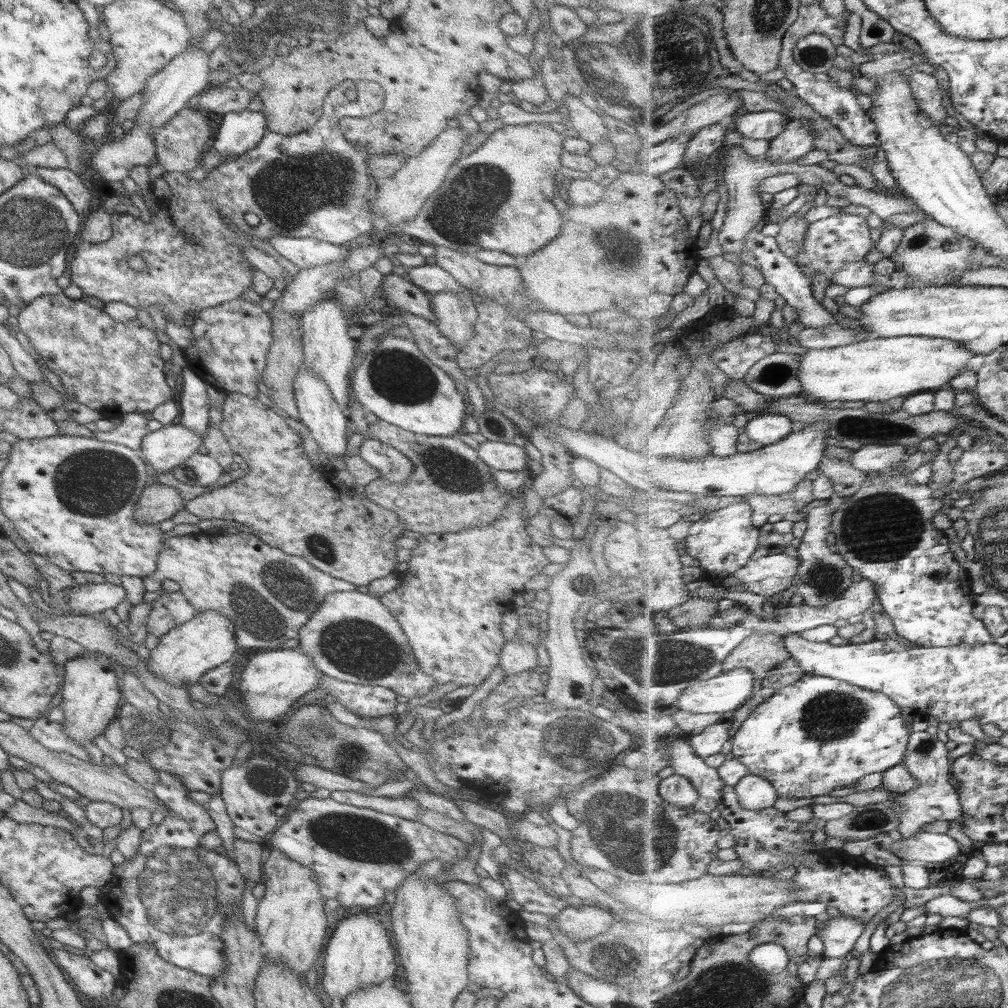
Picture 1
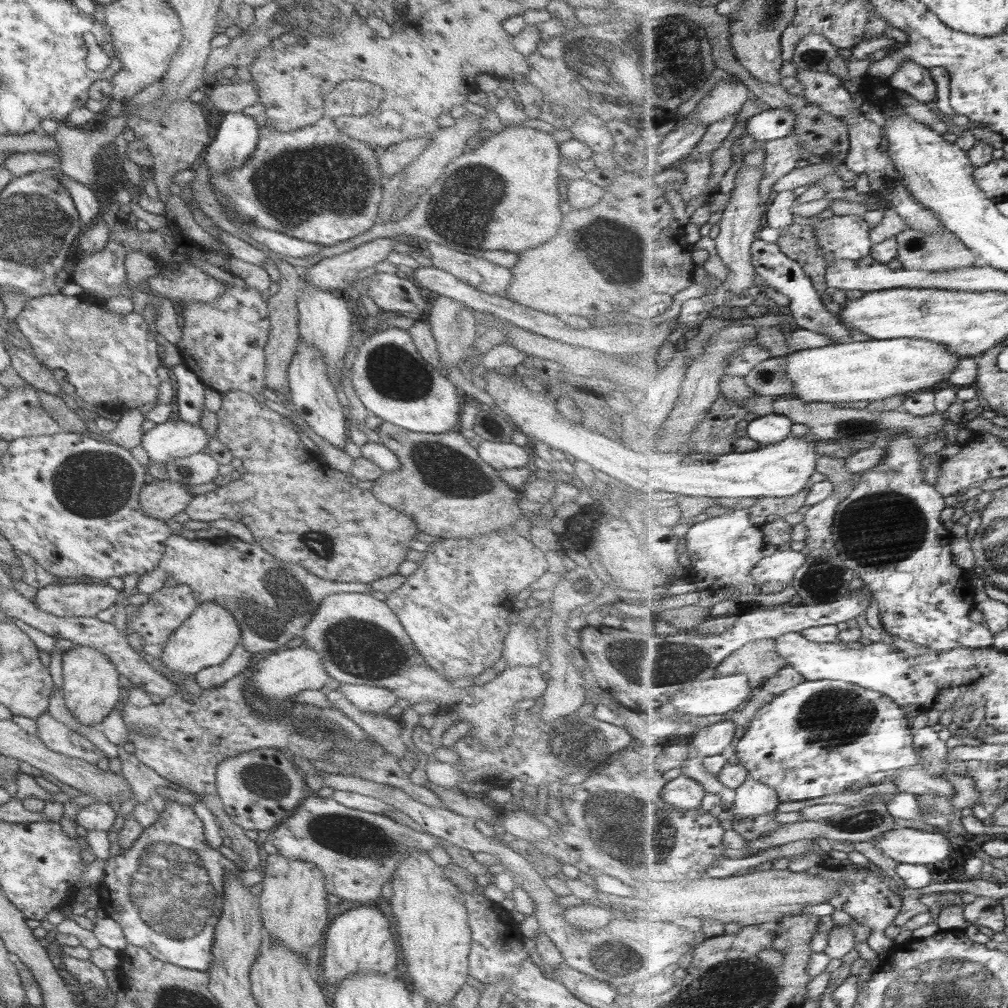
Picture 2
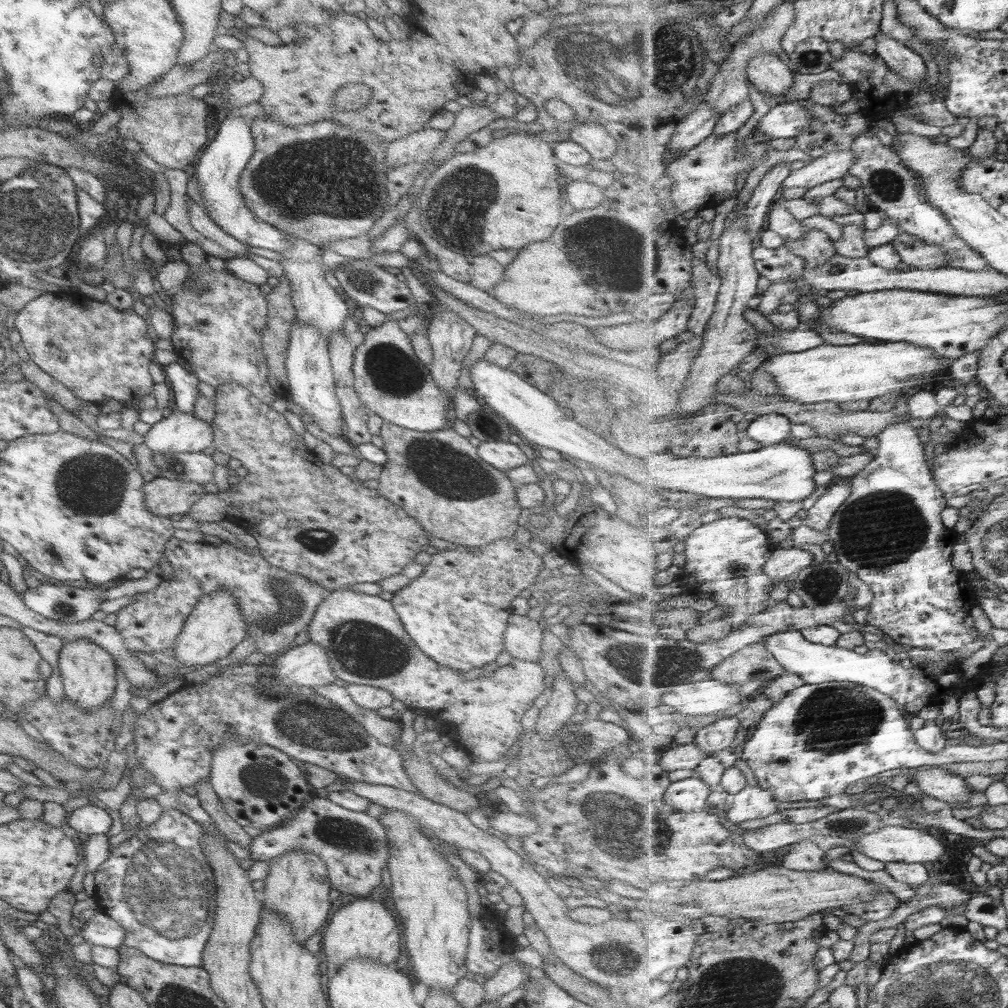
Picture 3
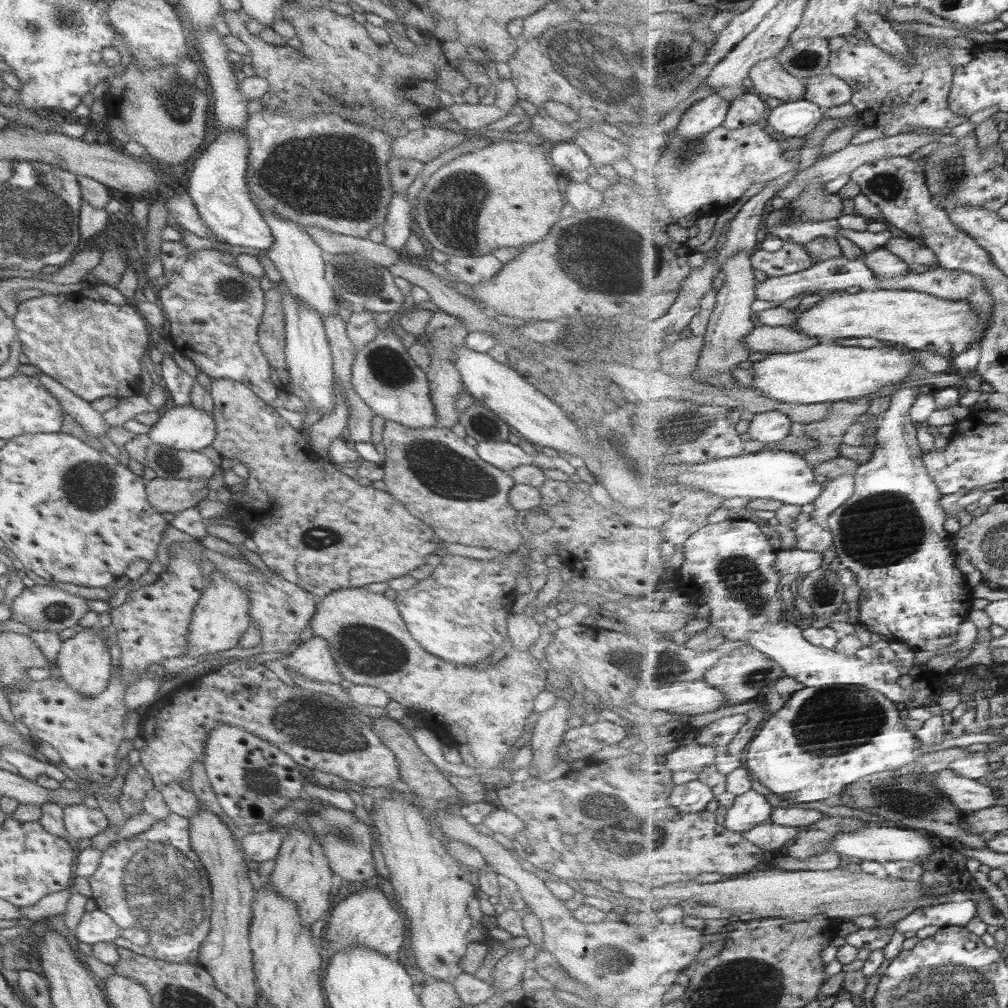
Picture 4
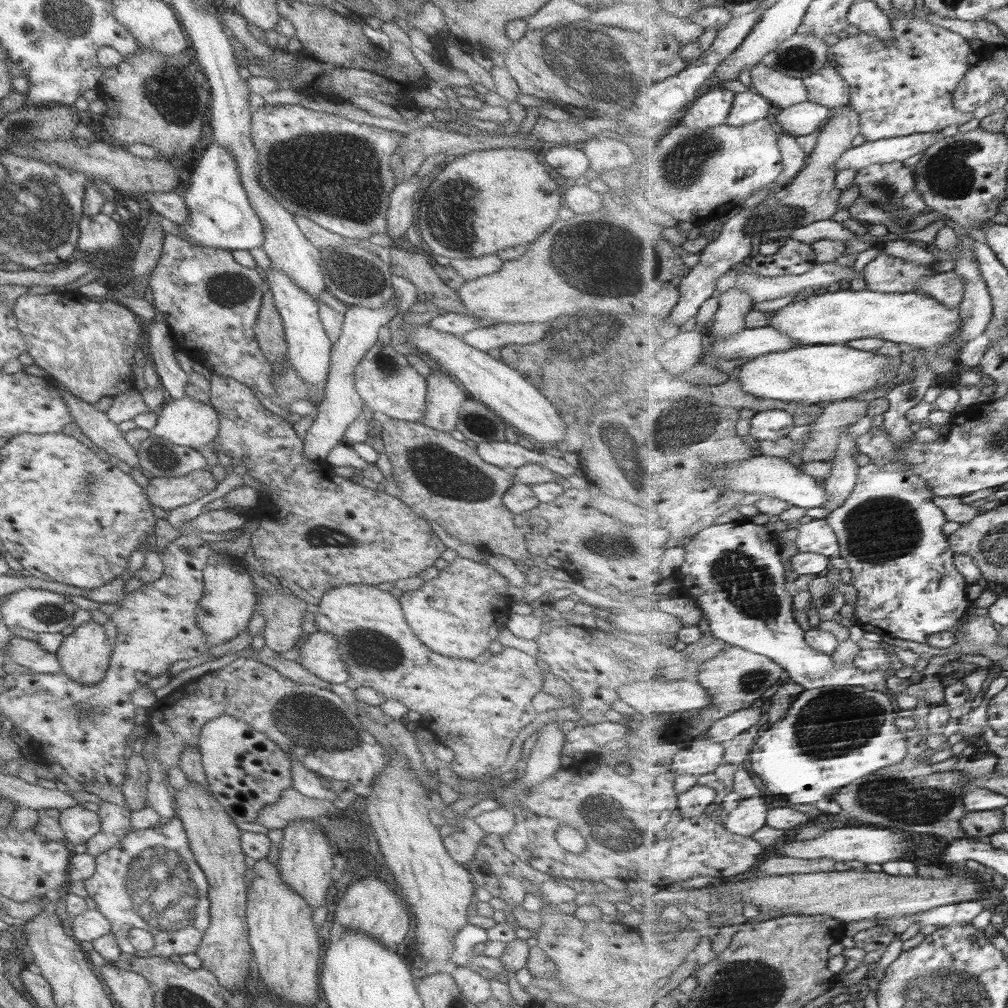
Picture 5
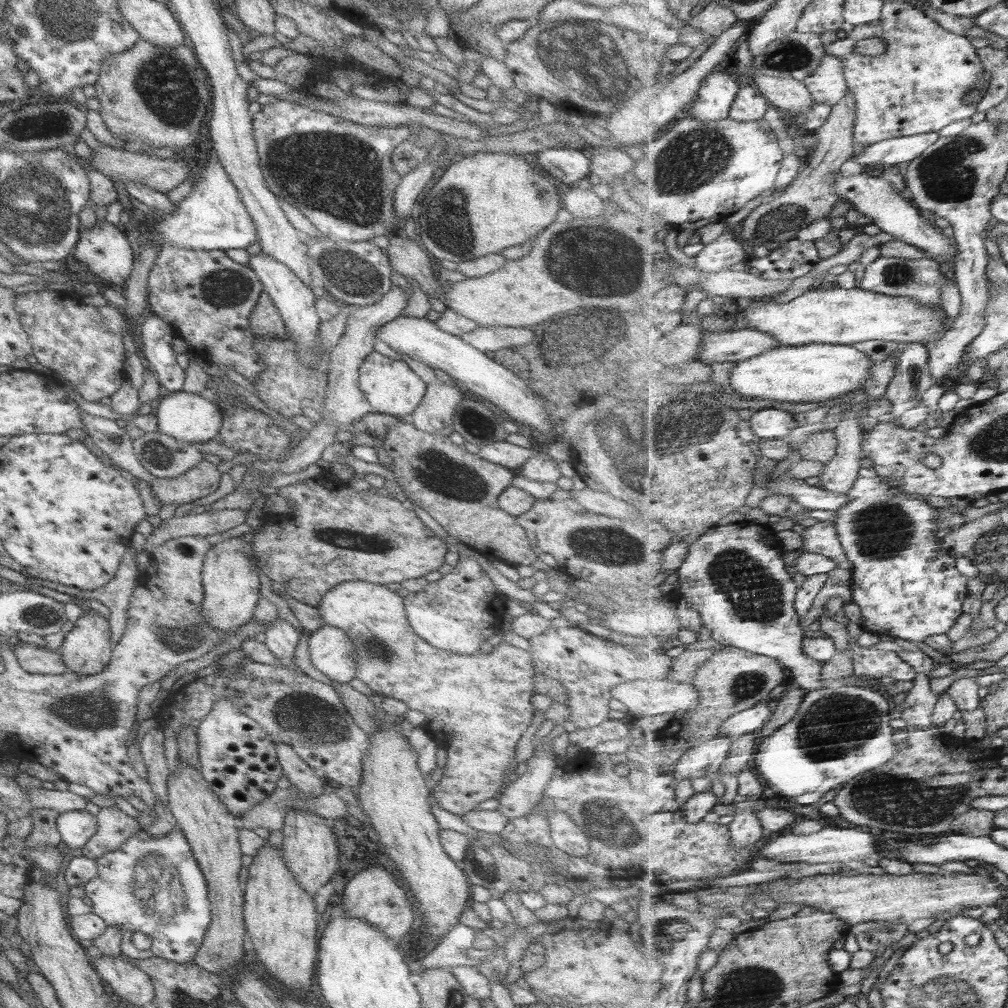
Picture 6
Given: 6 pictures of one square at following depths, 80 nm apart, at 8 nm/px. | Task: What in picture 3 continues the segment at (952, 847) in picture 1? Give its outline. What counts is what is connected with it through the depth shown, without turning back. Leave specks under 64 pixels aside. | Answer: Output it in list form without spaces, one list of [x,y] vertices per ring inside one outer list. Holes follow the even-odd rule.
[[[887,825],[877,832],[871,834],[863,834],[863,836],[852,840],[855,847],[854,851],[863,854],[870,859],[880,861],[884,864],[899,863],[920,863],[937,862],[945,856],[945,846],[943,842],[929,834],[923,827],[918,828],[902,828],[901,826]]]

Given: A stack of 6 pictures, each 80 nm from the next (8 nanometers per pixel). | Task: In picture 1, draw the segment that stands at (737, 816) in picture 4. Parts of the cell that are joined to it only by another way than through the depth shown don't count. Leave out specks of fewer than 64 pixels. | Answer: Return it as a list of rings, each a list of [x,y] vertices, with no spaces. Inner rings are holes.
[[[749,774],[737,784],[736,794],[739,796],[740,804],[747,810],[763,810],[771,808],[775,800],[780,798],[775,786],[761,776]]]

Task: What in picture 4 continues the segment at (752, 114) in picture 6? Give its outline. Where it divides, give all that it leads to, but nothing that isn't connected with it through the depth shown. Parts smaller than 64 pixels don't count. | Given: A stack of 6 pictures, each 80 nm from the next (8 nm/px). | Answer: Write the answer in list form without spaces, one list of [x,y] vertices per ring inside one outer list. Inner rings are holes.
[[[745,93],[731,103],[731,108],[722,126],[729,129],[743,128],[763,120],[768,105],[761,100],[759,93]]]

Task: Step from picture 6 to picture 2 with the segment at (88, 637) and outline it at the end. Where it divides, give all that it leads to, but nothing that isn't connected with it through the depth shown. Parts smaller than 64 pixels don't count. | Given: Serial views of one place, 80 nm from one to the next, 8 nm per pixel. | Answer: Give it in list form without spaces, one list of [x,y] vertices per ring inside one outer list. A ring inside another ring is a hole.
[[[75,645],[63,653],[61,660],[63,704],[79,724],[94,727],[110,713],[120,697],[119,673],[104,653],[87,646]]]

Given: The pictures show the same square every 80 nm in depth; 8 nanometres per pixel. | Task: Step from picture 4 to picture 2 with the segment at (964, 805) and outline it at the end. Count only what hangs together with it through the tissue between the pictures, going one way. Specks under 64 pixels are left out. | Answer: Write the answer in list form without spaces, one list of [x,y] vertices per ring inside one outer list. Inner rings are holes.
[[[919,764],[900,769],[895,773],[894,784],[899,792],[909,793],[915,796],[921,794],[937,794],[937,796],[951,796],[954,798],[953,786],[945,780],[945,777],[933,777],[929,775]]]

